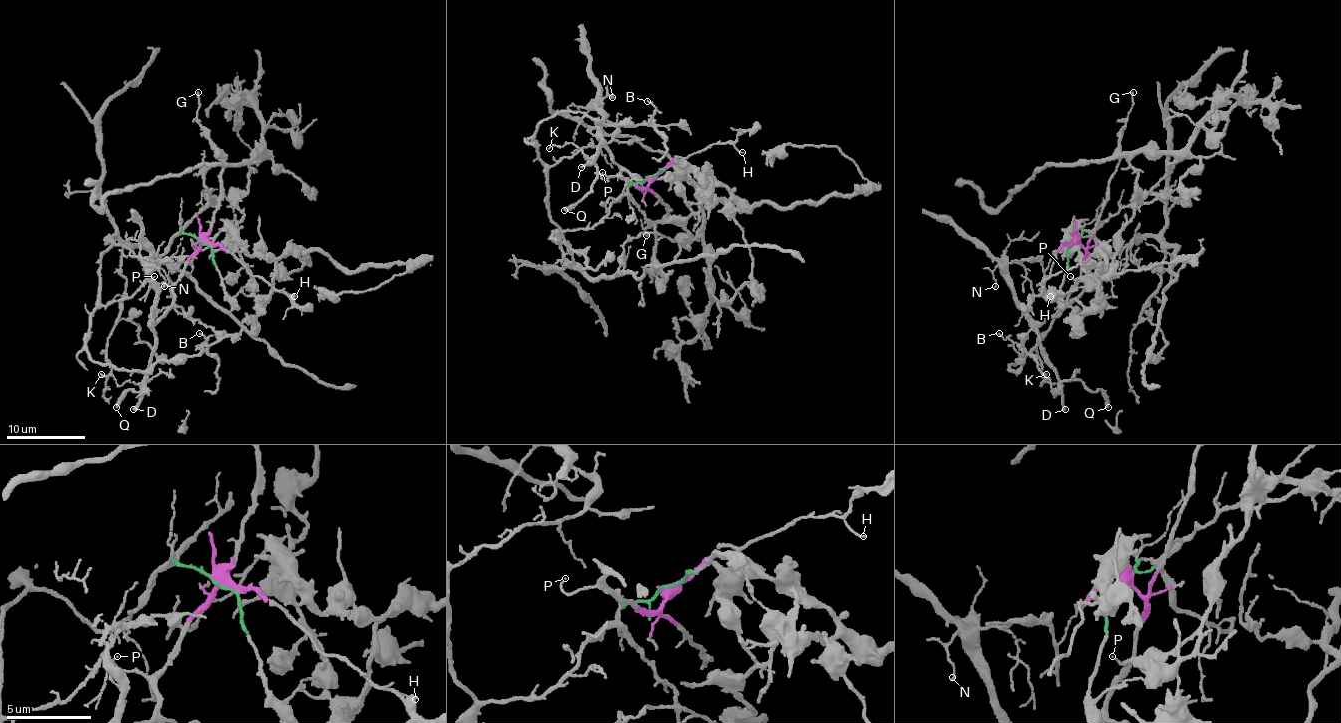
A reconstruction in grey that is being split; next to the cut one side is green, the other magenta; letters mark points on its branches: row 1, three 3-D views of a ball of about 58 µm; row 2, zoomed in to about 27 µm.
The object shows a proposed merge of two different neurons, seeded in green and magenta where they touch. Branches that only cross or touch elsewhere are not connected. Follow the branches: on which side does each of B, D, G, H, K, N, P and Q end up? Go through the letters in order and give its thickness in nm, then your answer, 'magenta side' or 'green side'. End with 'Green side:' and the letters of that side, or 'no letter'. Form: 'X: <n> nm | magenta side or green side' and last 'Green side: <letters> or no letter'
B: 120 nm | green side
D: 240 nm | magenta side
G: 150 nm | magenta side
H: 120 nm | magenta side
K: 130 nm | magenta side
N: 100 nm | magenta side
P: 100 nm | magenta side
Q: 360 nm | magenta side
Green side: B

